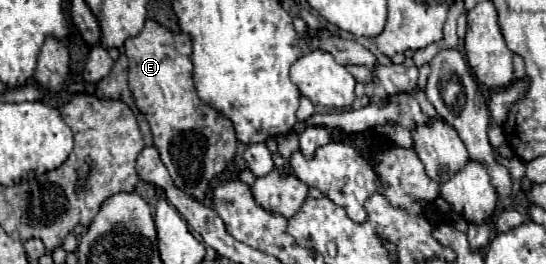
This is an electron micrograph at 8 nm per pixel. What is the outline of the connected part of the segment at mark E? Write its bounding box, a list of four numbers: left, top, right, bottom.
[124,19,236,203]

